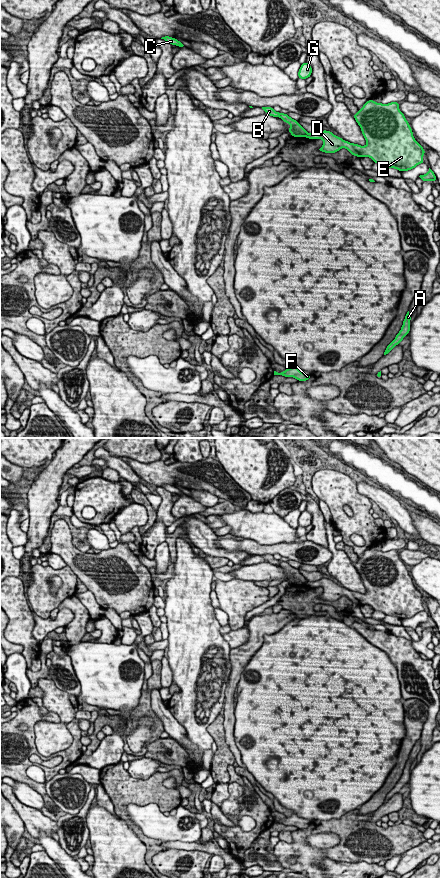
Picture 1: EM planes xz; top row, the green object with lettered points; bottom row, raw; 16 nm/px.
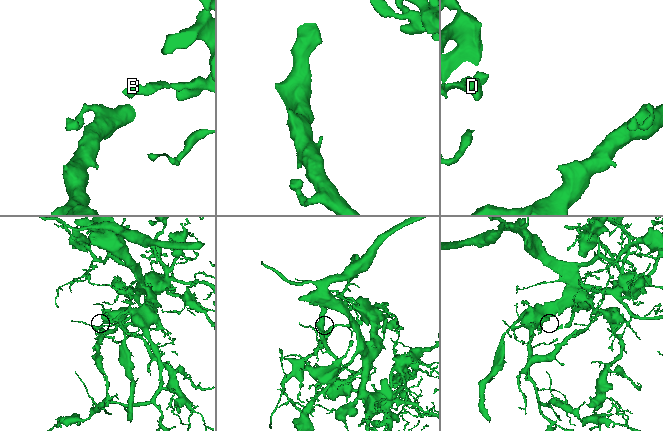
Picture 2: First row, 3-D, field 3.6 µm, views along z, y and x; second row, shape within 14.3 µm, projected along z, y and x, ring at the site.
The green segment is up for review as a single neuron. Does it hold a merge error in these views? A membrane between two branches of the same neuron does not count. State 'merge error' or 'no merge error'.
merge error

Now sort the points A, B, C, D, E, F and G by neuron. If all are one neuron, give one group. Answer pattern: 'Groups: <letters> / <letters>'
Groups: A C D E F G / B

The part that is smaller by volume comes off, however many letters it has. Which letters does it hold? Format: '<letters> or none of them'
B

